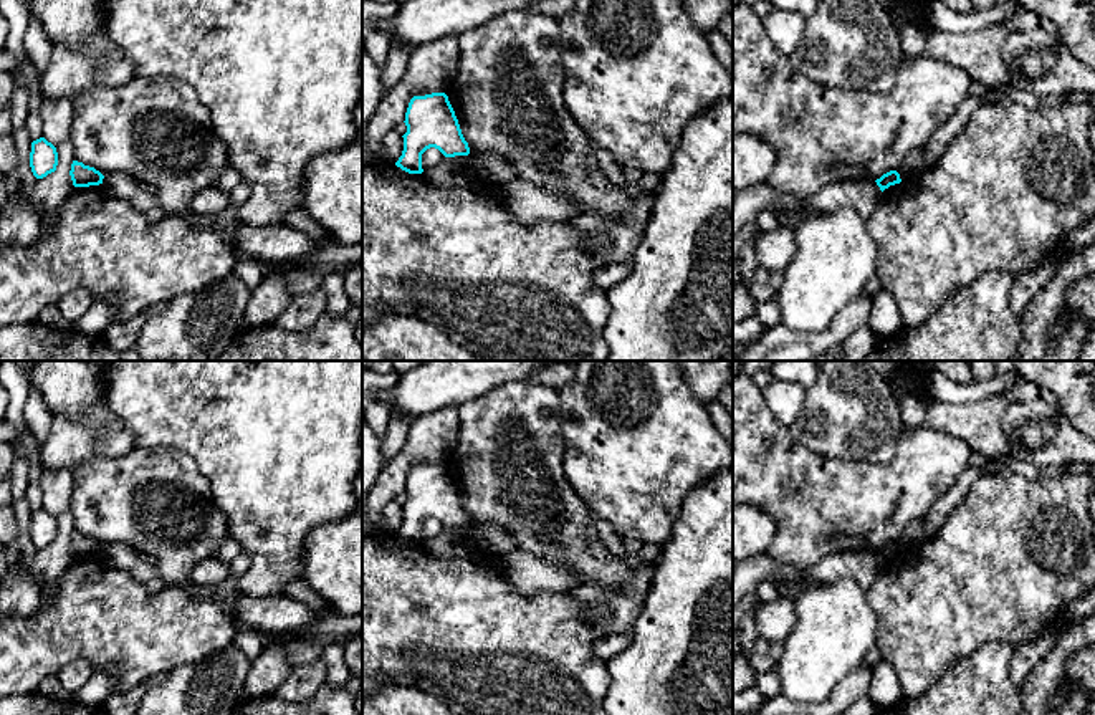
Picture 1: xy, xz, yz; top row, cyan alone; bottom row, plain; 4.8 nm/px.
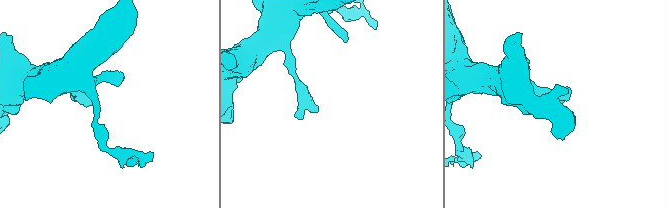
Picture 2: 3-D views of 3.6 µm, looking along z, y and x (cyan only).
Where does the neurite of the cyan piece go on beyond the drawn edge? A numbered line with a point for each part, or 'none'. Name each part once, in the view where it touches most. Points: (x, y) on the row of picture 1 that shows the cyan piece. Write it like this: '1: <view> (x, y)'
none

